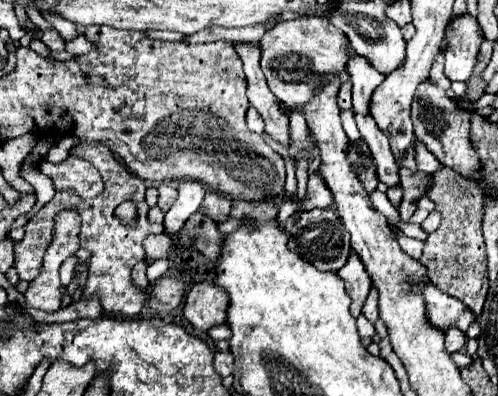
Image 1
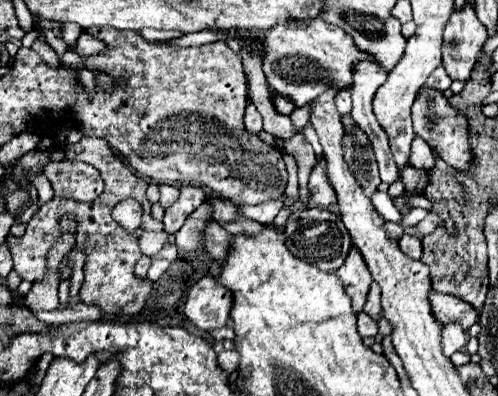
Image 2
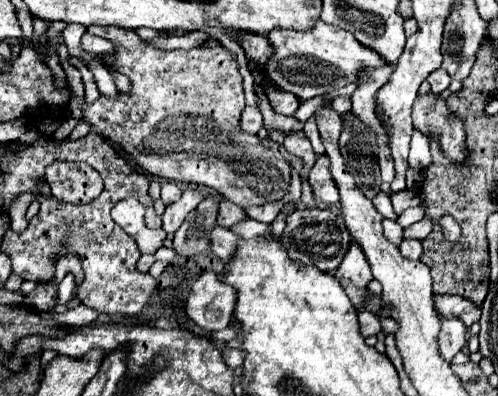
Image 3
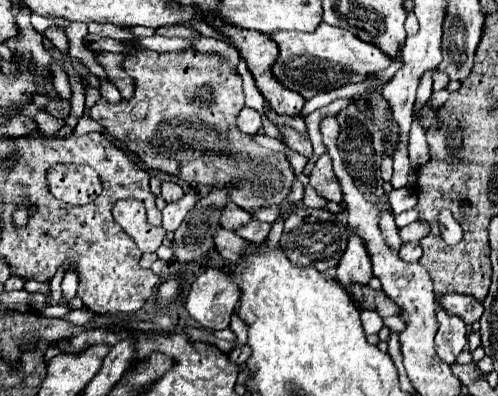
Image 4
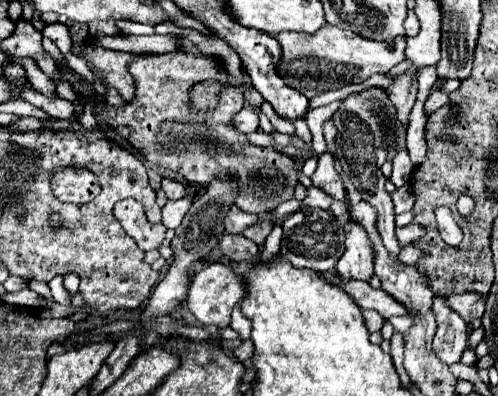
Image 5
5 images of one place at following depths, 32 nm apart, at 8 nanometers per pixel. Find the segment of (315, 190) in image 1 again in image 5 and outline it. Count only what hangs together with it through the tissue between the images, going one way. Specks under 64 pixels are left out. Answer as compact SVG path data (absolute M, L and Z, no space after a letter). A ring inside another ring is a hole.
M324 152L318 158L318 168L316 168L314 176L312 176L312 182L314 182L314 186L322 188L324 192L328 192L336 200L344 200L346 198L346 188L344 188L342 176L334 168L334 156L330 152Z

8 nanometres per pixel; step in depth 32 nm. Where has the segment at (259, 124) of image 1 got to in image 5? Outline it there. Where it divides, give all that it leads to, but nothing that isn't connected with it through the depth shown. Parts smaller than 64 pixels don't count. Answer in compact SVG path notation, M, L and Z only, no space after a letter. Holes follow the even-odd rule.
M242 108L238 114L234 114L234 118L232 118L232 128L238 130L240 134L254 132L254 130L258 128L258 114Z

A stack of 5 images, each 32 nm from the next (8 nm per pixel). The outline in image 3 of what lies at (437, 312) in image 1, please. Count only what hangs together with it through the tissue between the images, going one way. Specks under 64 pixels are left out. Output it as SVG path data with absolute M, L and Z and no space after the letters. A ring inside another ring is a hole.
M436 294L434 296L434 304L436 304L436 310L442 314L442 316L456 316L460 318L468 328L480 320L480 314L482 314L482 306L478 306L476 302L464 298L464 296L454 296L454 294Z

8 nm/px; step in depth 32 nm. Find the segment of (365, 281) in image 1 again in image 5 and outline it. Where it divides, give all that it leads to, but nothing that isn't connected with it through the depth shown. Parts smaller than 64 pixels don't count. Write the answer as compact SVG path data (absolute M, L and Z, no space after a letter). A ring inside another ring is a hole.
M350 220L344 224L346 234L346 252L336 264L336 272L344 276L344 280L370 280L374 274L374 258L376 250L372 240L362 224Z

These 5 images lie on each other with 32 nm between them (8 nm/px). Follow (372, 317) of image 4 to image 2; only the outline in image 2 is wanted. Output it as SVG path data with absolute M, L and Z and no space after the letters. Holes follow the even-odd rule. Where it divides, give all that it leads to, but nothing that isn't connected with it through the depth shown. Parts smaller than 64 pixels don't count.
M364 310L358 314L358 332L362 336L376 336L378 334L378 322L372 320Z

